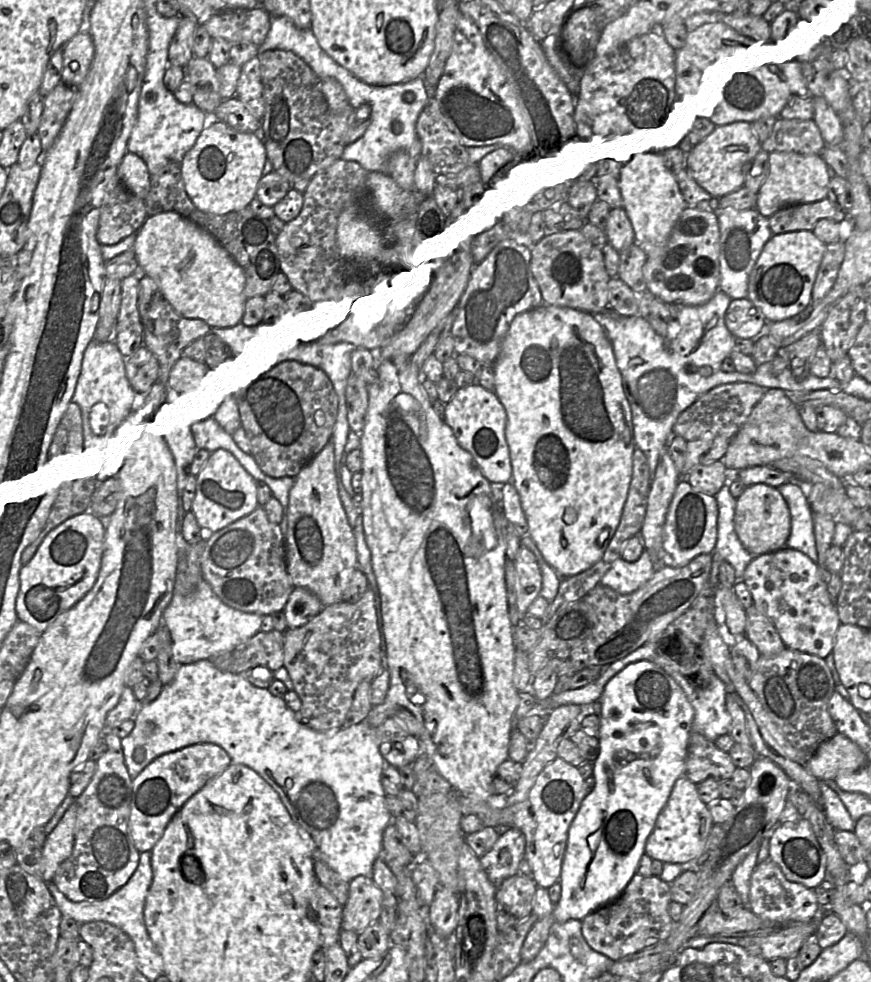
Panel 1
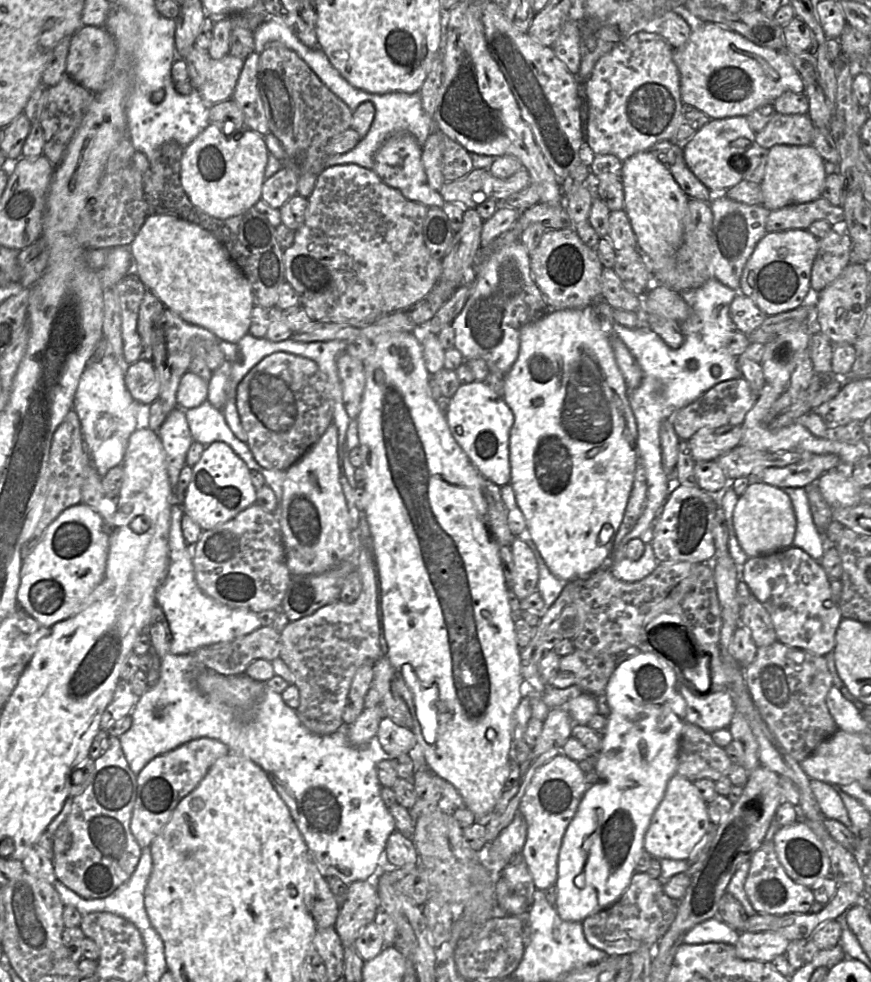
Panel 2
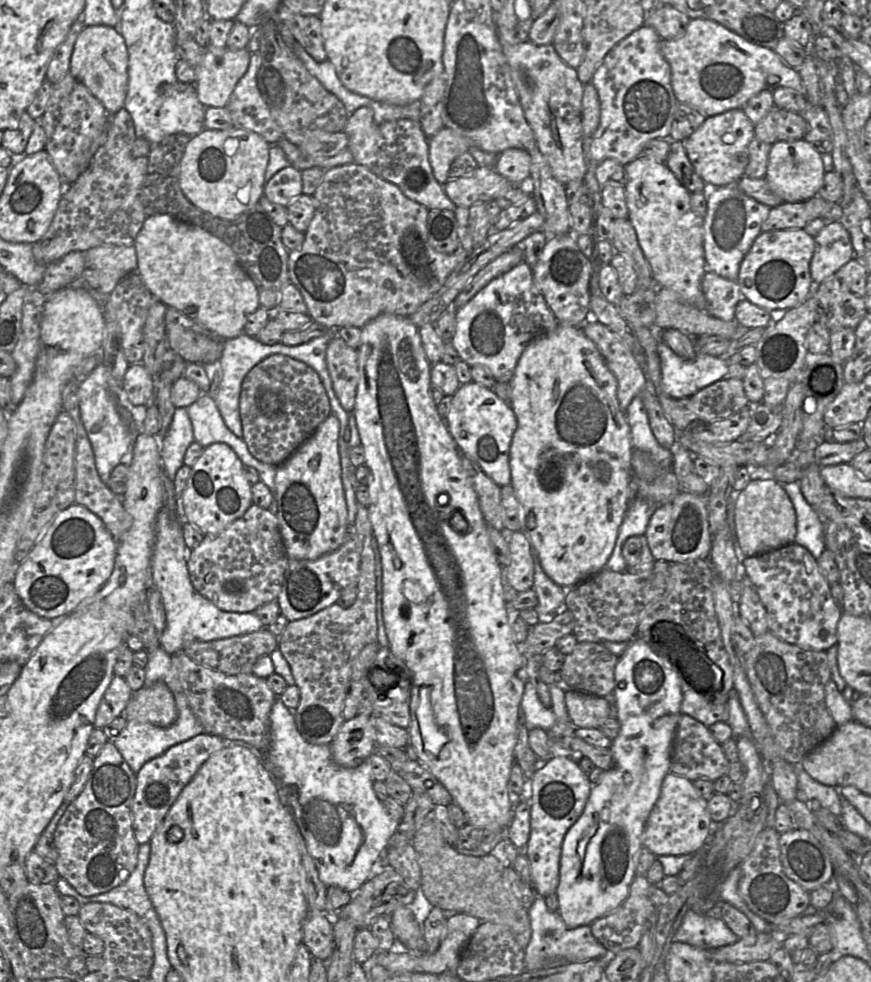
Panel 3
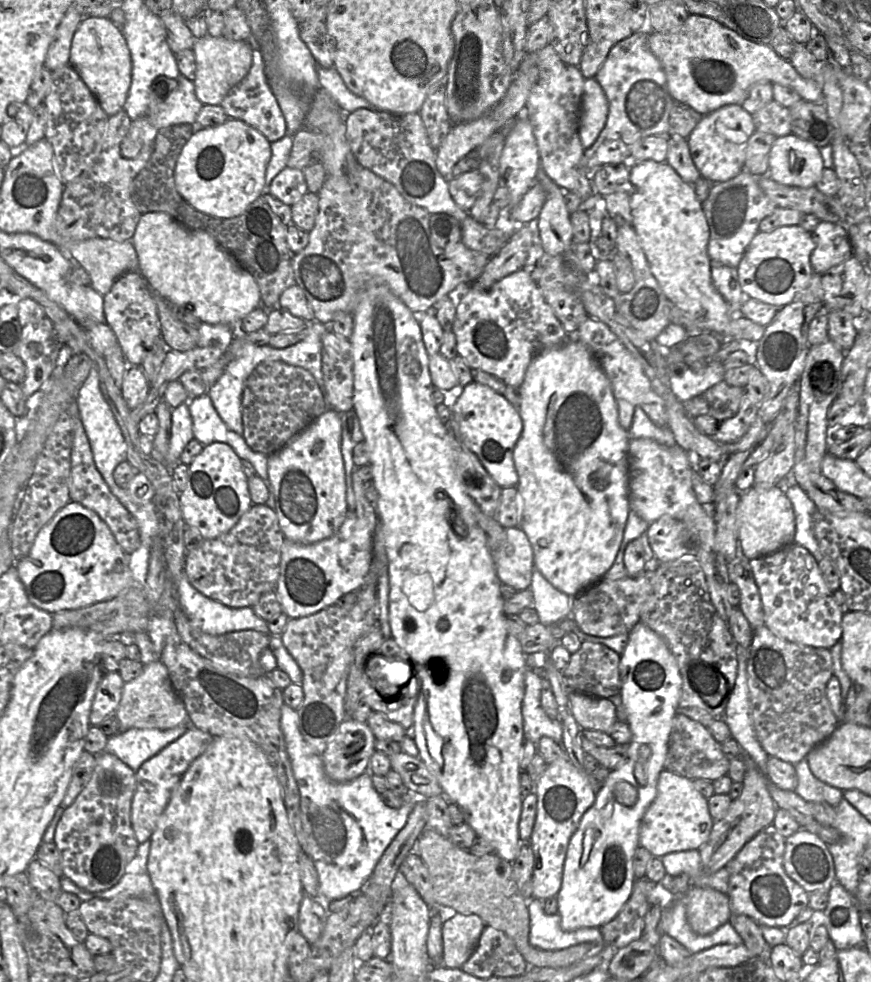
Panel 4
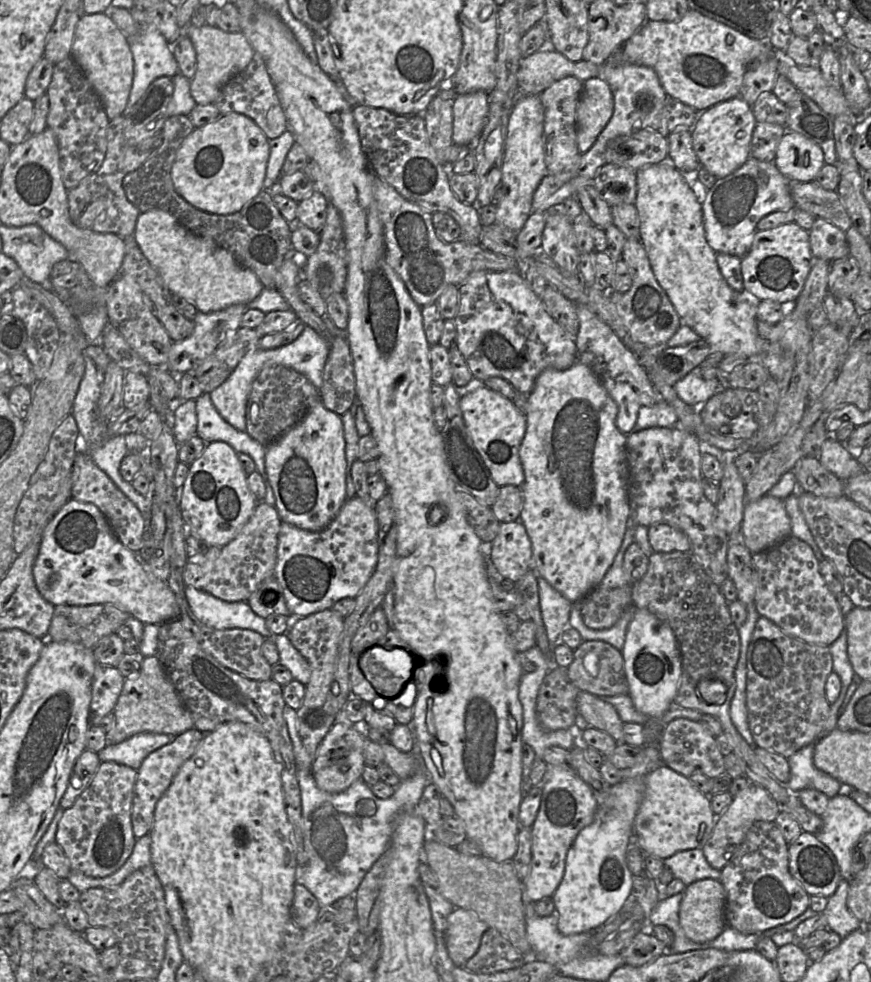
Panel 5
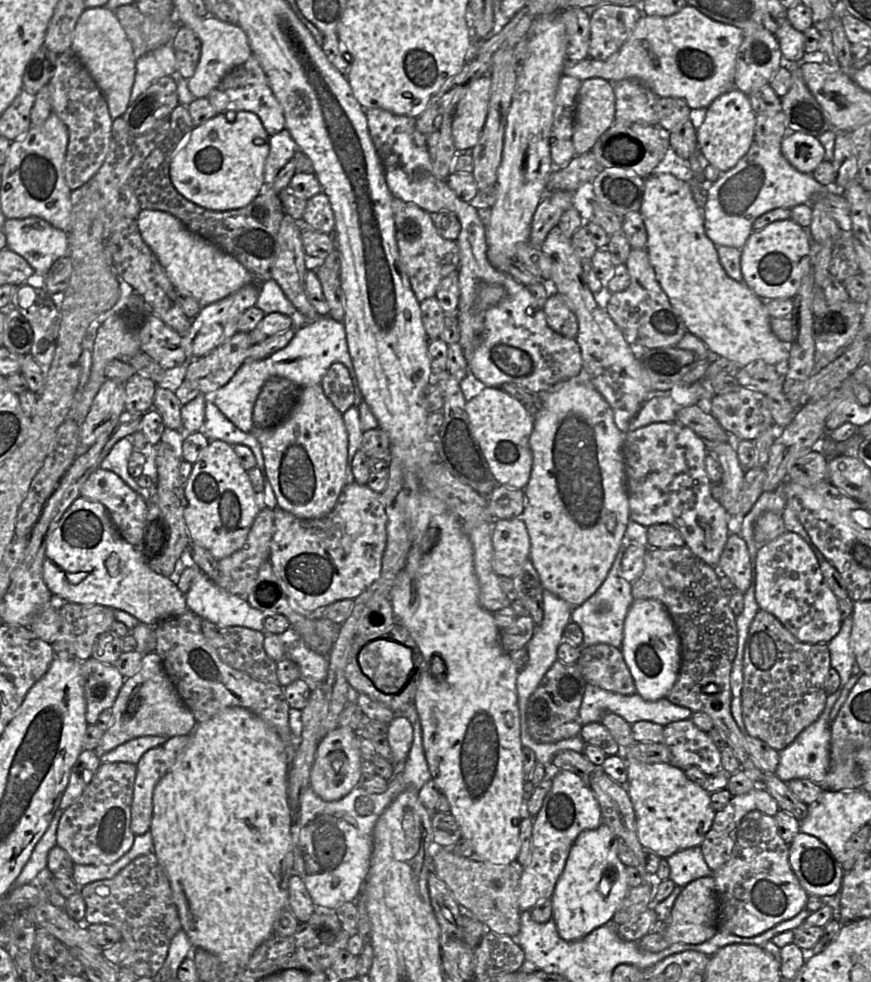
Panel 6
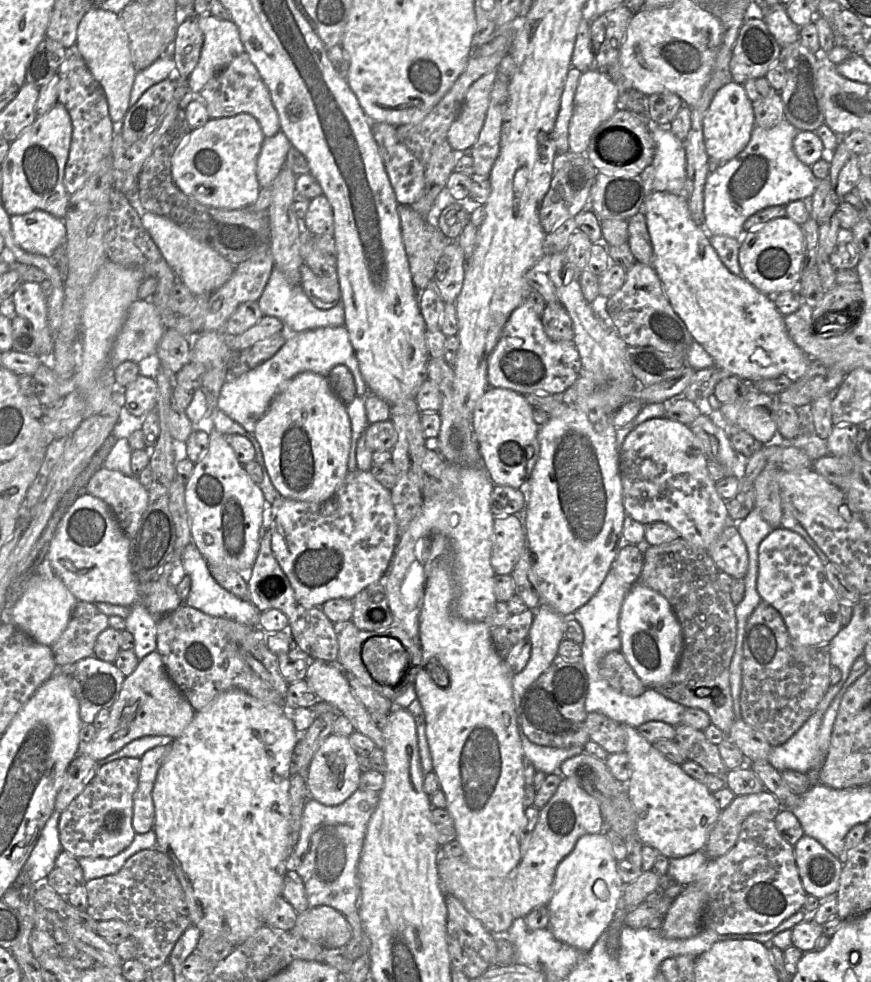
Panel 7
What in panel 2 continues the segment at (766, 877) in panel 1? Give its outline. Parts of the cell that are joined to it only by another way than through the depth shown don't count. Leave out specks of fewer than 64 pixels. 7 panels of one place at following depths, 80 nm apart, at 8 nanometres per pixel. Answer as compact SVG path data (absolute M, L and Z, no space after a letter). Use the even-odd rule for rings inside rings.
M773 840L764 841L749 861L750 868L744 889L757 914L785 915L809 912L815 902L813 888L795 883L787 876L777 858Z

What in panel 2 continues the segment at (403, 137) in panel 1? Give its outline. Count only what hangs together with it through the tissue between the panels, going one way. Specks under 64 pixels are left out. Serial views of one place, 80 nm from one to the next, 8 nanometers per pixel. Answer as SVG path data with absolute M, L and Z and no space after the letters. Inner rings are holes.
M354 86L343 88L349 96L366 98L365 100L372 102L375 115L368 133L359 140L357 145L346 153L328 156L325 160L326 168L333 165L357 164L361 167L372 169L375 154L391 135L409 133L415 137L419 145L423 146L431 132L435 130L433 120L426 114L422 106L420 91L414 93L390 92L373 94Z

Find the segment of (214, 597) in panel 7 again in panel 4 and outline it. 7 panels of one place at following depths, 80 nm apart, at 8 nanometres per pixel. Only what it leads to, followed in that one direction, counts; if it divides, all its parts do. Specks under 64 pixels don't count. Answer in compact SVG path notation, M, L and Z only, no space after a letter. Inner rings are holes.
M185 572L176 592L189 620L206 634L219 636L234 631L255 630L272 635L267 622L258 617L251 607L230 608L204 596L189 583Z

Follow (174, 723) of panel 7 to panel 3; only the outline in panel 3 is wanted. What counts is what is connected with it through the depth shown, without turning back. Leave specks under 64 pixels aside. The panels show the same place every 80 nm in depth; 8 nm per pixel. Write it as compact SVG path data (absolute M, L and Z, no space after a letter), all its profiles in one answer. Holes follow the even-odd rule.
M163 681L144 686L132 693L124 714L125 718L168 727L178 716L174 696Z

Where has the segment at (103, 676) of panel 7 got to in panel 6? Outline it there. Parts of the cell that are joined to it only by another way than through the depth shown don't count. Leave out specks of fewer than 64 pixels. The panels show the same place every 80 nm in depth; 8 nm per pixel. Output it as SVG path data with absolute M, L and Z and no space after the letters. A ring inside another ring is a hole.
M94 658L81 662L81 672L84 677L86 720L93 725L104 710L112 708L125 678L114 665Z

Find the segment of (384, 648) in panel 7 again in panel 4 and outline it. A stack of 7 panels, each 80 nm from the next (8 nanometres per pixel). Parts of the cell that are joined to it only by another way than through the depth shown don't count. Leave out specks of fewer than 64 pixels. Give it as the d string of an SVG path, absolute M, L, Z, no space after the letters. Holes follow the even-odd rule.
M381 654L371 655L365 665L365 673L375 689L386 698L395 698L411 677L412 665L398 658Z

